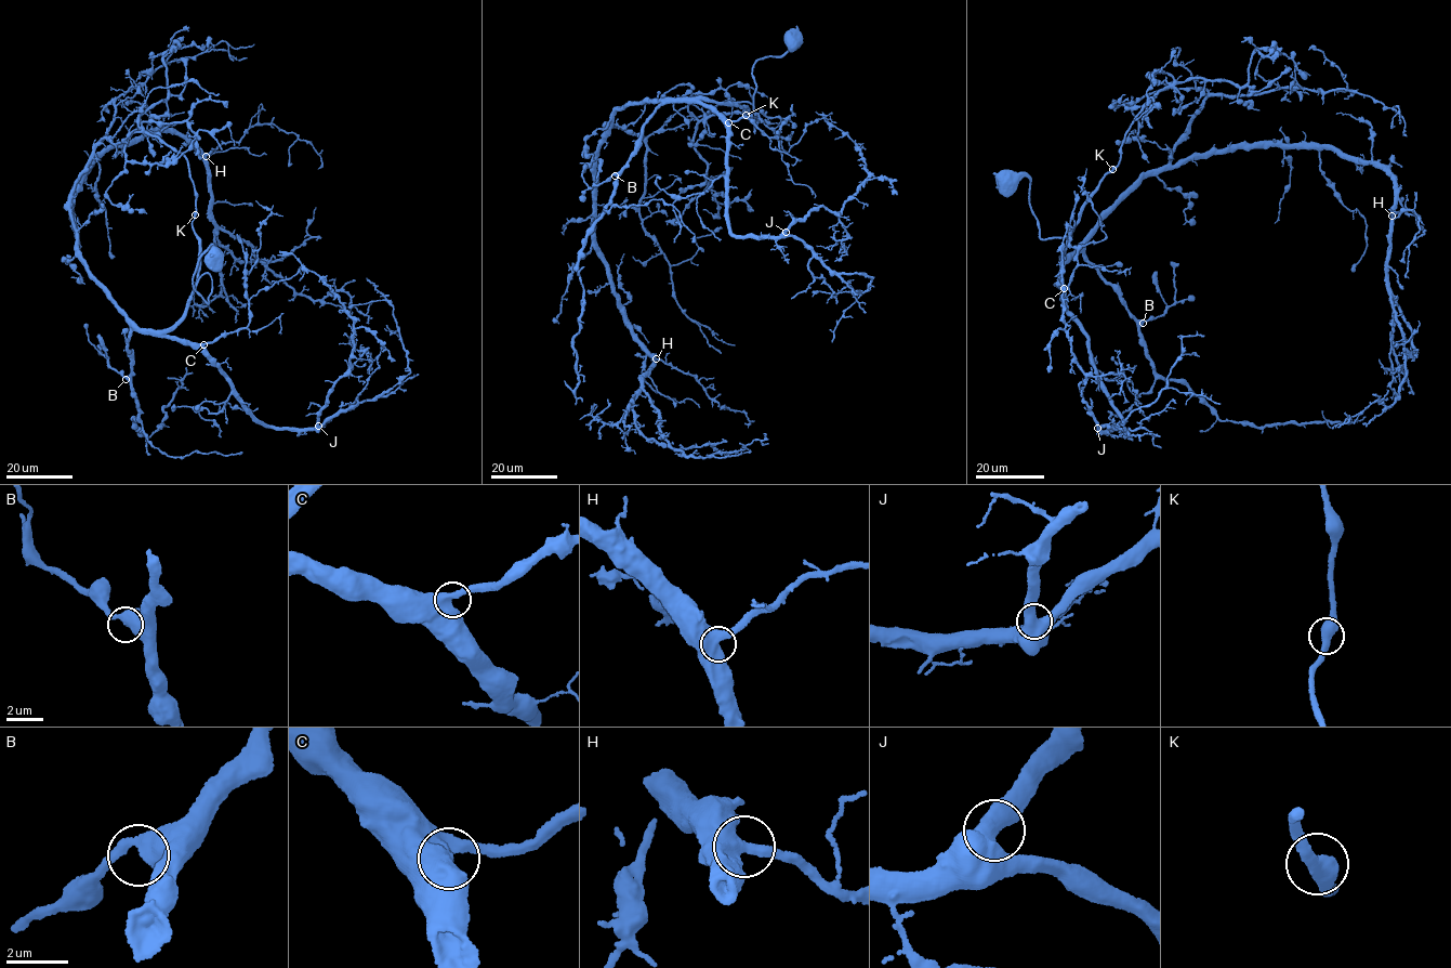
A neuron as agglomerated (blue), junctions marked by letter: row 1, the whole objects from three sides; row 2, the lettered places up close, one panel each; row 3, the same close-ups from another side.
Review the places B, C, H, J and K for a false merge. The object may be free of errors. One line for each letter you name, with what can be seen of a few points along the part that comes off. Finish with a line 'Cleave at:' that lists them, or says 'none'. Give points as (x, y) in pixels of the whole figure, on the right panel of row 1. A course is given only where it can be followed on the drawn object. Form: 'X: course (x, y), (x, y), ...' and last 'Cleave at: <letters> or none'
Cleave at: none

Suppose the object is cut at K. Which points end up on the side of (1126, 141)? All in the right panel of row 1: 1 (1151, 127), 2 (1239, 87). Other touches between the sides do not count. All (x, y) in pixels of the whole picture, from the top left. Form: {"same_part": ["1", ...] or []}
{"same_part": ["1", "2"]}

